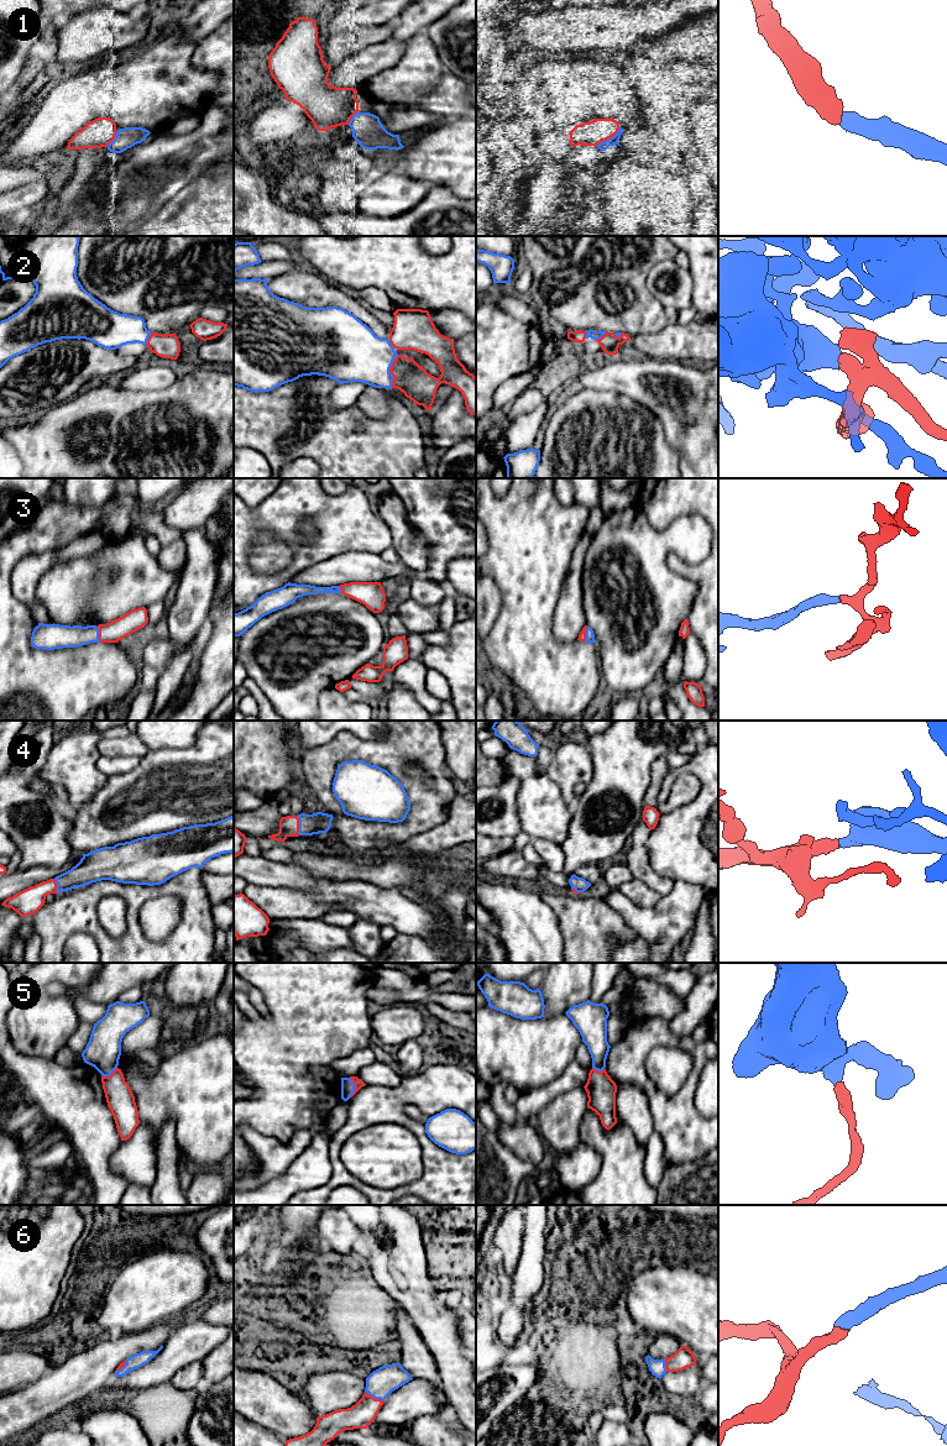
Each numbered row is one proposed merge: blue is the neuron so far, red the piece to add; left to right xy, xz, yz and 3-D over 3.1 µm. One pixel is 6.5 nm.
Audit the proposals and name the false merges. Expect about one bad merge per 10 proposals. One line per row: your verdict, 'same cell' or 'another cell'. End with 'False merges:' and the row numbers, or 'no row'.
1: same cell
2: same cell
3: same cell
4: same cell
5: same cell
6: same cell
False merges: no row

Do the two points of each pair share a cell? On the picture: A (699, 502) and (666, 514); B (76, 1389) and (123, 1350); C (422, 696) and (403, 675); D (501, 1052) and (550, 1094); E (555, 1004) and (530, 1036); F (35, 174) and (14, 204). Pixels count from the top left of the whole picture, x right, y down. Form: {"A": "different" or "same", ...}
{"A": "same", "B": "same", "C": "same", "D": "different", "E": "different", "F": "different"}

